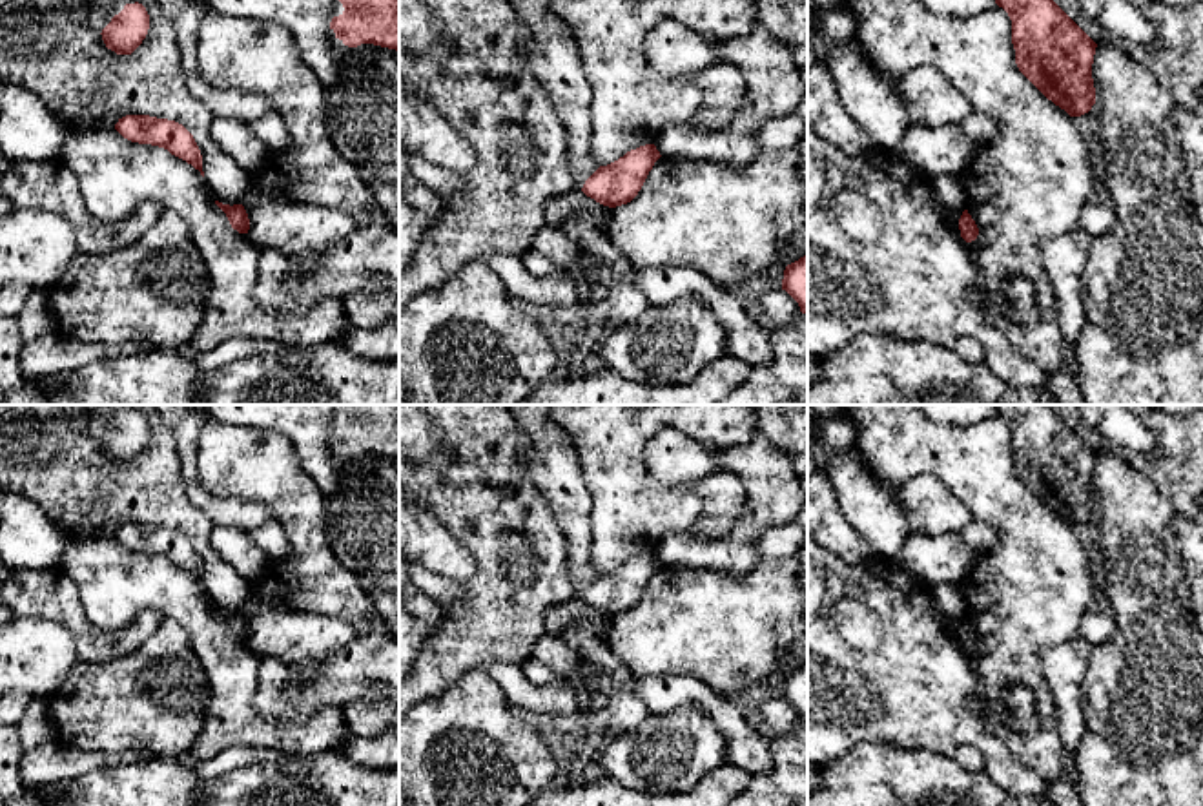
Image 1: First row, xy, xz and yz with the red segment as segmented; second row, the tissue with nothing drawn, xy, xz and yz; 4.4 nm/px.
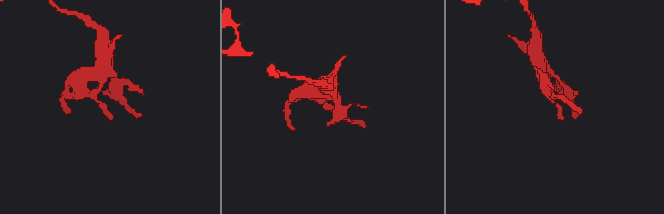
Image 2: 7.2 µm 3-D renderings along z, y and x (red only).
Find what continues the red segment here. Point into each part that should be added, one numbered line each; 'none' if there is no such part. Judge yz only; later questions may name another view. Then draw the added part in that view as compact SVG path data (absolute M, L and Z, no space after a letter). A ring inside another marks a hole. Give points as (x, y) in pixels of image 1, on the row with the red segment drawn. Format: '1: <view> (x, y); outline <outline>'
none

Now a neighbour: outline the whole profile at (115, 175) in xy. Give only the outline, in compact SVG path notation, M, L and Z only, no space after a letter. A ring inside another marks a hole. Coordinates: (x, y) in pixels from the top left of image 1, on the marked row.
M97 129L67 133L60 162L77 177L86 208L98 221L122 221L144 202L157 202L184 219L210 279L206 310L190 343L195 352L210 352L231 337L304 348L334 341L341 334L346 314L337 299L323 299L308 314L270 314L253 301L261 246L248 233L231 228L200 171L186 160L164 148L131 142L117 129Z

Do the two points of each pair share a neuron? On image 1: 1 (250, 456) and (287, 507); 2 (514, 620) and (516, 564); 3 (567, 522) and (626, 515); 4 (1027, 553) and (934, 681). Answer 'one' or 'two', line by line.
1: one
2: two
3: two
4: two

